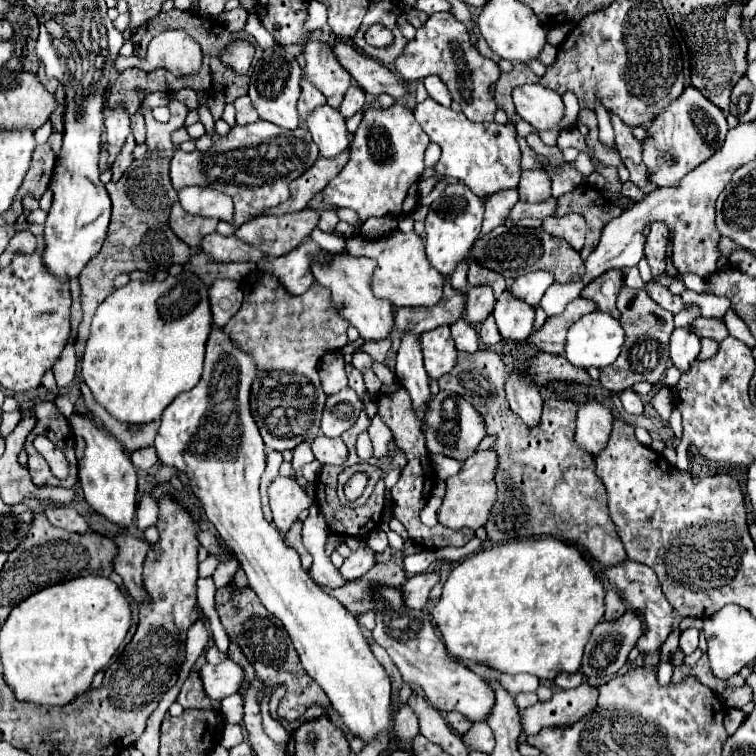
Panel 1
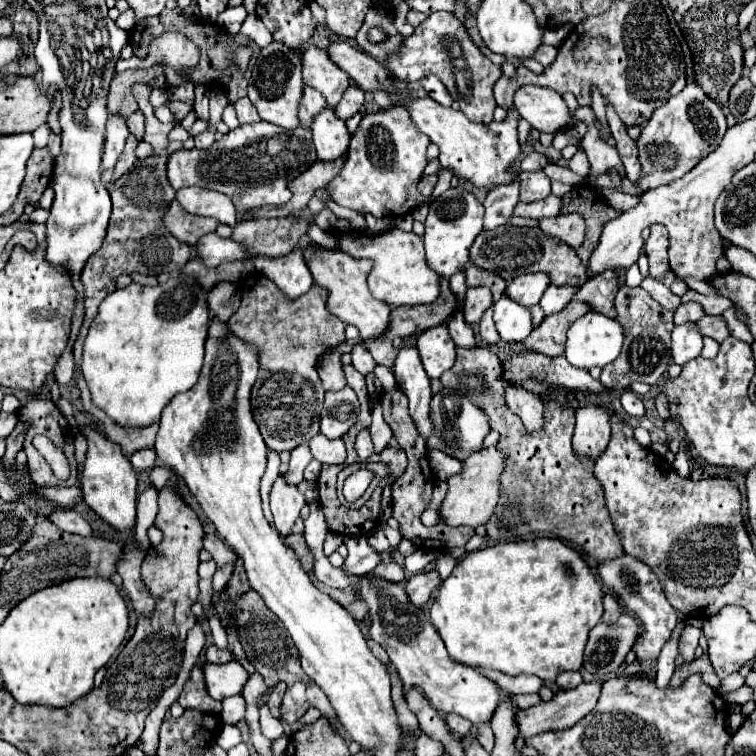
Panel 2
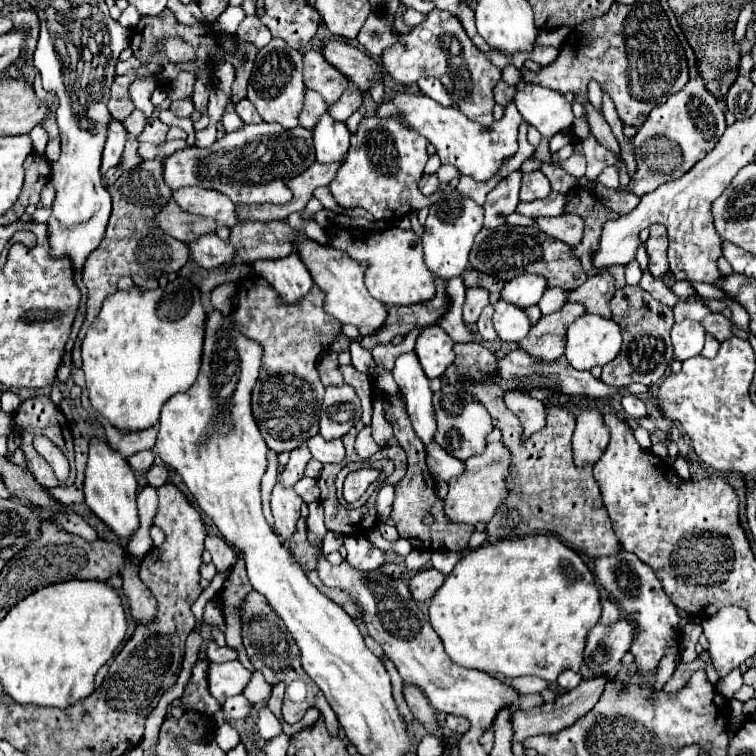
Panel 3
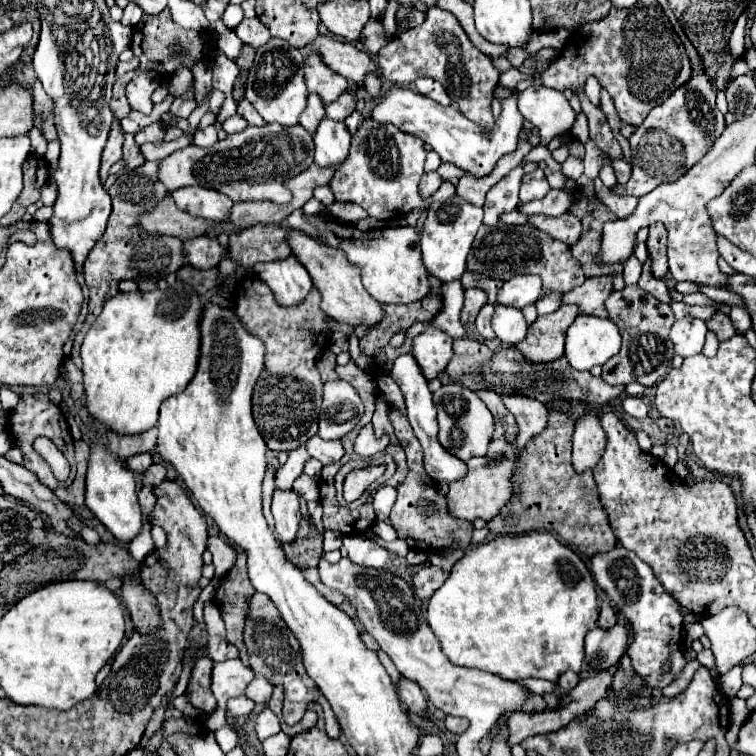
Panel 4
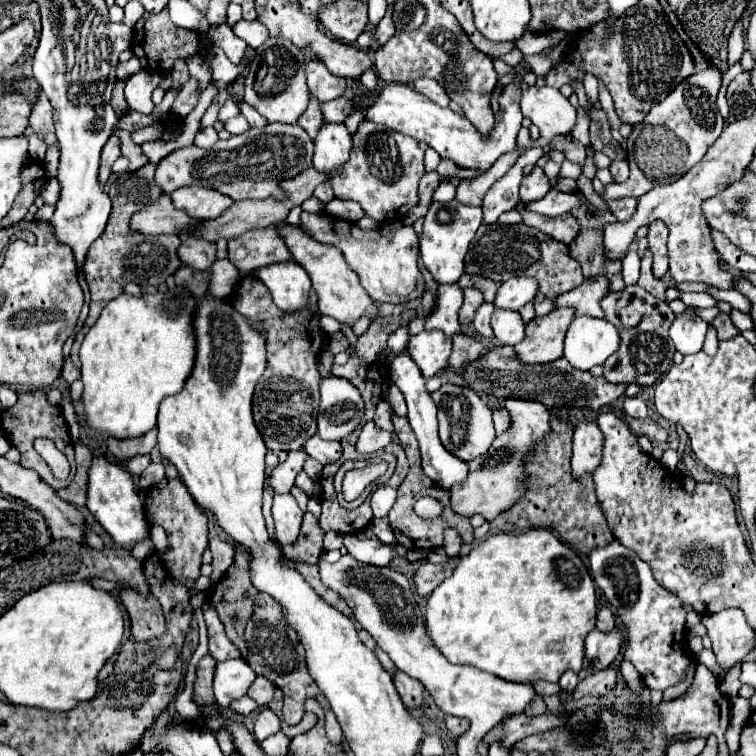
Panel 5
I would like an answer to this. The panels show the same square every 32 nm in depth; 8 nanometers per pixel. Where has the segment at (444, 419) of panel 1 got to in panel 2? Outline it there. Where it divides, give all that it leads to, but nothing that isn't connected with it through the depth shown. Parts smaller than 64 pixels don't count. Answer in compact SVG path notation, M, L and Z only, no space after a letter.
M442 388L438 394L434 394L430 402L430 420L434 424L432 434L426 440L426 446L430 450L440 450L446 452L448 456L464 462L470 454L478 452L482 448L484 436L490 432L488 426L488 416L476 408L462 392L454 392L448 388Z

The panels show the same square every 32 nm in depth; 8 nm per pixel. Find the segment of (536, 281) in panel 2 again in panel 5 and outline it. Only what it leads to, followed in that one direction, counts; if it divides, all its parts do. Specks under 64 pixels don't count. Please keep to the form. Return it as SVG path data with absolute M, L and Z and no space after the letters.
M518 276L518 278L512 278L500 286L494 306L508 308L508 310L520 310L524 304L528 304L536 298L536 292L538 292L536 278Z

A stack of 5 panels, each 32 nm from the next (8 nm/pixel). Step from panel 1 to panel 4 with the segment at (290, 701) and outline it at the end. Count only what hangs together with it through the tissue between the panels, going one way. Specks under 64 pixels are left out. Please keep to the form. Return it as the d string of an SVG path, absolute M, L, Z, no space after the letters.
M254 592L252 594L246 622L252 624L252 636L248 636L244 640L244 644L248 648L248 654L250 654L250 666L252 666L254 672L266 676L268 682L284 686L284 708L282 708L282 714L284 714L286 724L296 724L304 716L306 706L310 702L316 702L324 710L328 736L334 738L334 740L340 738L340 724L336 724L336 716L334 716L332 708L328 708L328 702L324 700L322 692L316 688L316 684L312 684L312 678L308 678L304 666L302 666L300 644L296 642L294 634L288 630L288 626L284 624L284 620L280 618L276 606L268 600L268 596L264 596L262 592Z

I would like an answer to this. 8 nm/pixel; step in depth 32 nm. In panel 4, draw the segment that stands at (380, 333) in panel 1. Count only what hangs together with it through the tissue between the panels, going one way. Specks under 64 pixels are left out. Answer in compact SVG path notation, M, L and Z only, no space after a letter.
M296 230L290 232L288 242L290 242L290 248L296 254L296 258L304 264L304 268L312 276L314 286L320 290L320 294L322 294L322 310L330 318L334 318L336 322L352 324L352 326L364 324L366 330L370 330L372 326L376 326L384 318L382 304L376 302L366 292L366 288L362 286L360 270L352 262L348 262L344 252L340 252L340 250L336 250L332 246L324 246L322 242L314 240L314 238L310 238L310 236L302 234L302 232L296 232Z

